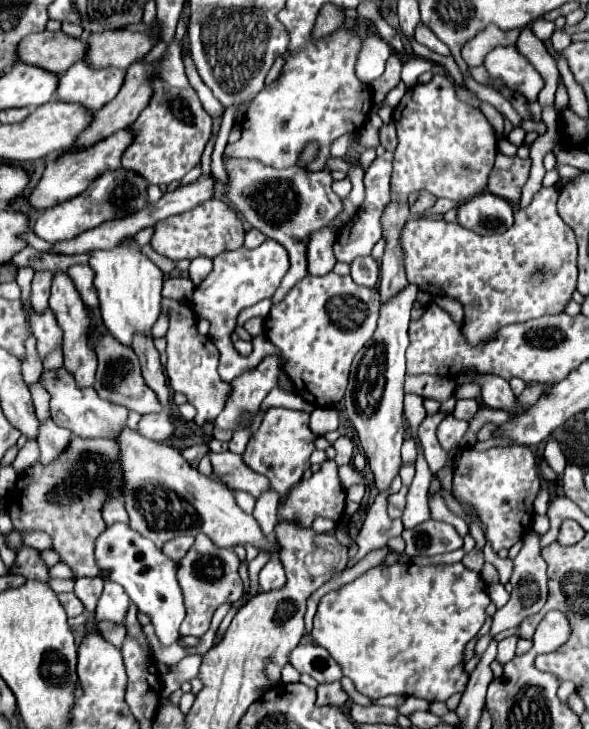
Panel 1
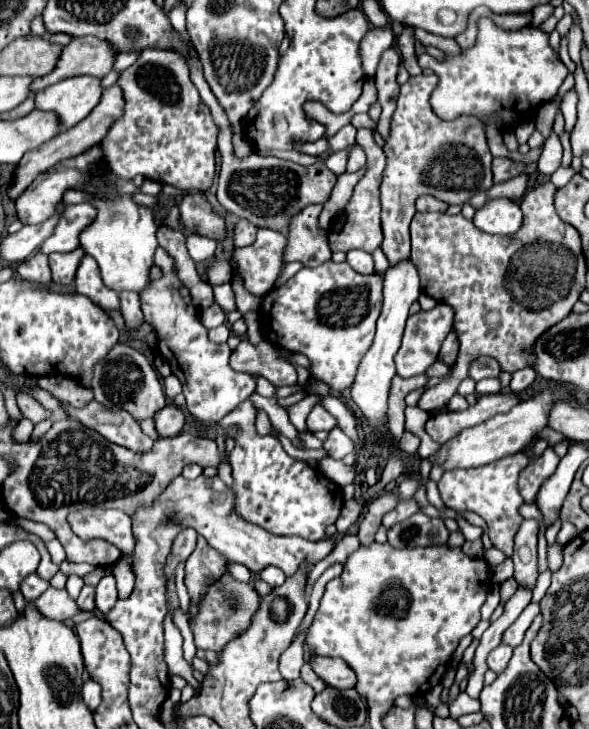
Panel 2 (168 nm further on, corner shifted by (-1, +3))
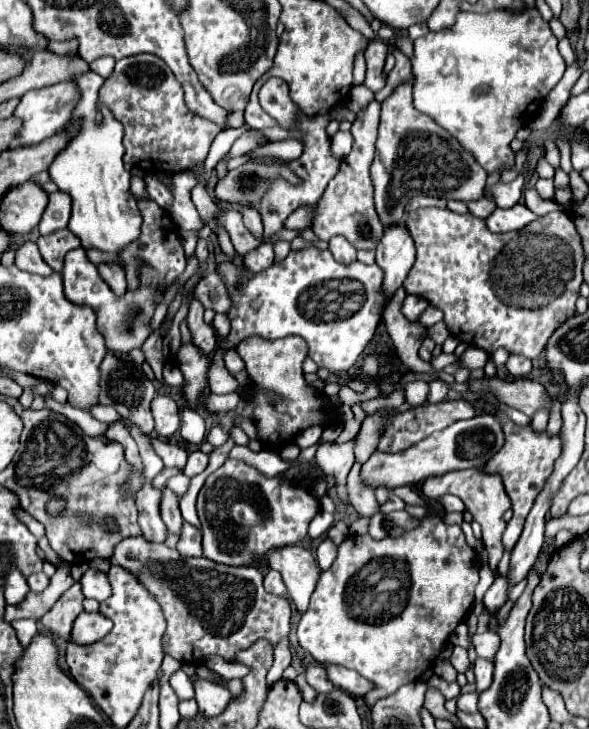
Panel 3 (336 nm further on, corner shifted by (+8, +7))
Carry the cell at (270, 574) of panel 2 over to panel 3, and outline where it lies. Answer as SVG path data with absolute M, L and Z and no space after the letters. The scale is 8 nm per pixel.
M269 570L267 572L267 576L265 576L265 590L271 592L271 594L279 594L279 596L285 596L287 594L281 576L275 570Z

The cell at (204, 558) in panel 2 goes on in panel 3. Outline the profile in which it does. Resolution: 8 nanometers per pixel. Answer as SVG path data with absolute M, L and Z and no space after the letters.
M185 522L183 532L179 536L177 550L183 556L201 556L201 532L195 526Z

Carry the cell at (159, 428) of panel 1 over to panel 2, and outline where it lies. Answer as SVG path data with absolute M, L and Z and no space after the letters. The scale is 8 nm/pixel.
M166 404L164 410L156 412L156 430L160 436L170 438L170 436L178 436L184 428L184 412L182 408L178 408L176 404Z

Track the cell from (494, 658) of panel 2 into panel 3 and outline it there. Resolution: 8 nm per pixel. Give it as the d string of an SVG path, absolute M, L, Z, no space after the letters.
M479 656L475 660L473 672L475 672L475 680L477 680L477 692L487 690L487 686L491 686L491 678L493 678L493 662Z

